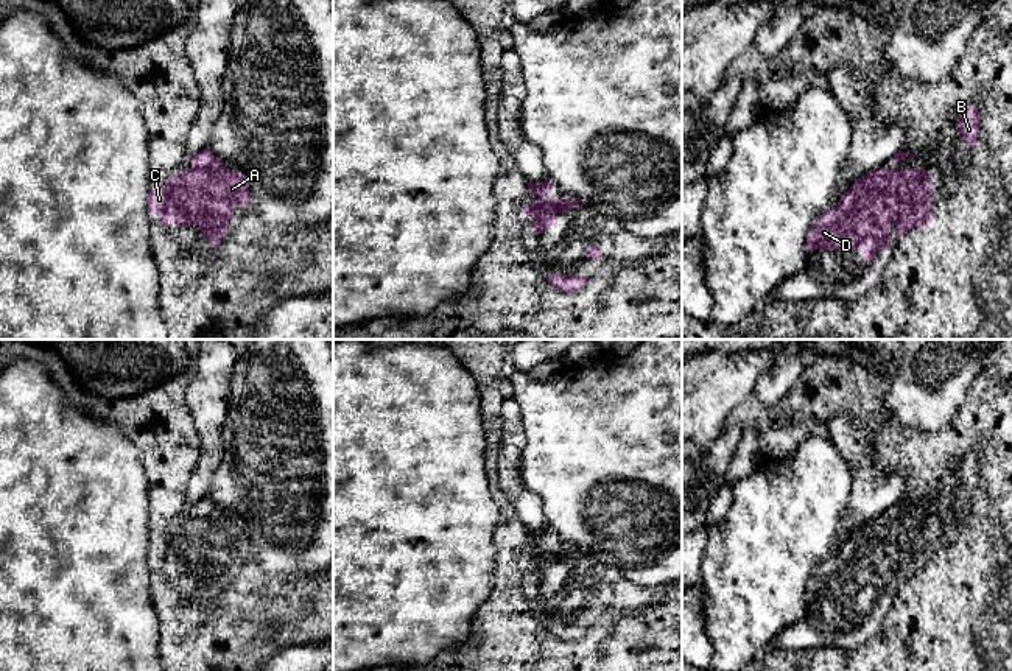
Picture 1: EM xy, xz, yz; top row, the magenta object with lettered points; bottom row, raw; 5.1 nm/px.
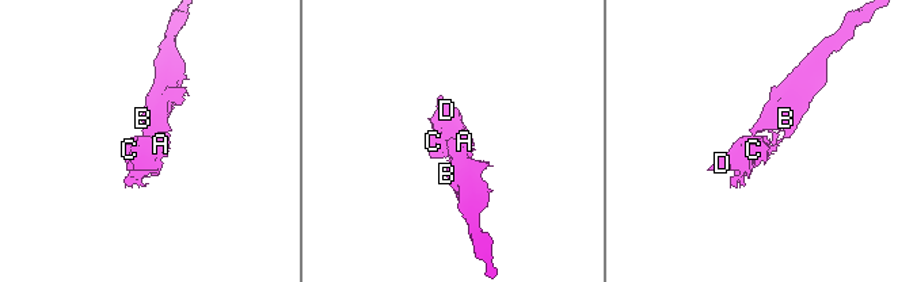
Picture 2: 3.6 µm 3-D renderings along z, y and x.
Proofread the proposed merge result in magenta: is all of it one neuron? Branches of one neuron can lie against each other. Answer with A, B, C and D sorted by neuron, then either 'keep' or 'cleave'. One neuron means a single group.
A B C D; keep

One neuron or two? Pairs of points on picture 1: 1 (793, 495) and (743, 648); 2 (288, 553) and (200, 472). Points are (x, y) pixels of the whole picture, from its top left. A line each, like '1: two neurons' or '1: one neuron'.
1: one neuron
2: two neurons

